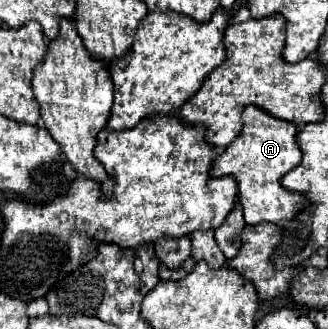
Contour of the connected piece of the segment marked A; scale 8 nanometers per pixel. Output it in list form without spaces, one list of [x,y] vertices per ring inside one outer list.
[[[248,106],[242,112],[244,128],[242,134],[226,146],[226,150],[214,160],[210,174],[212,176],[234,176],[238,182],[238,198],[244,208],[246,224],[262,224],[262,222],[280,222],[290,220],[302,208],[306,208],[306,198],[300,192],[290,192],[282,188],[280,180],[286,172],[296,168],[302,160],[302,152],[296,144],[298,126],[288,120],[278,120],[258,106]]]

